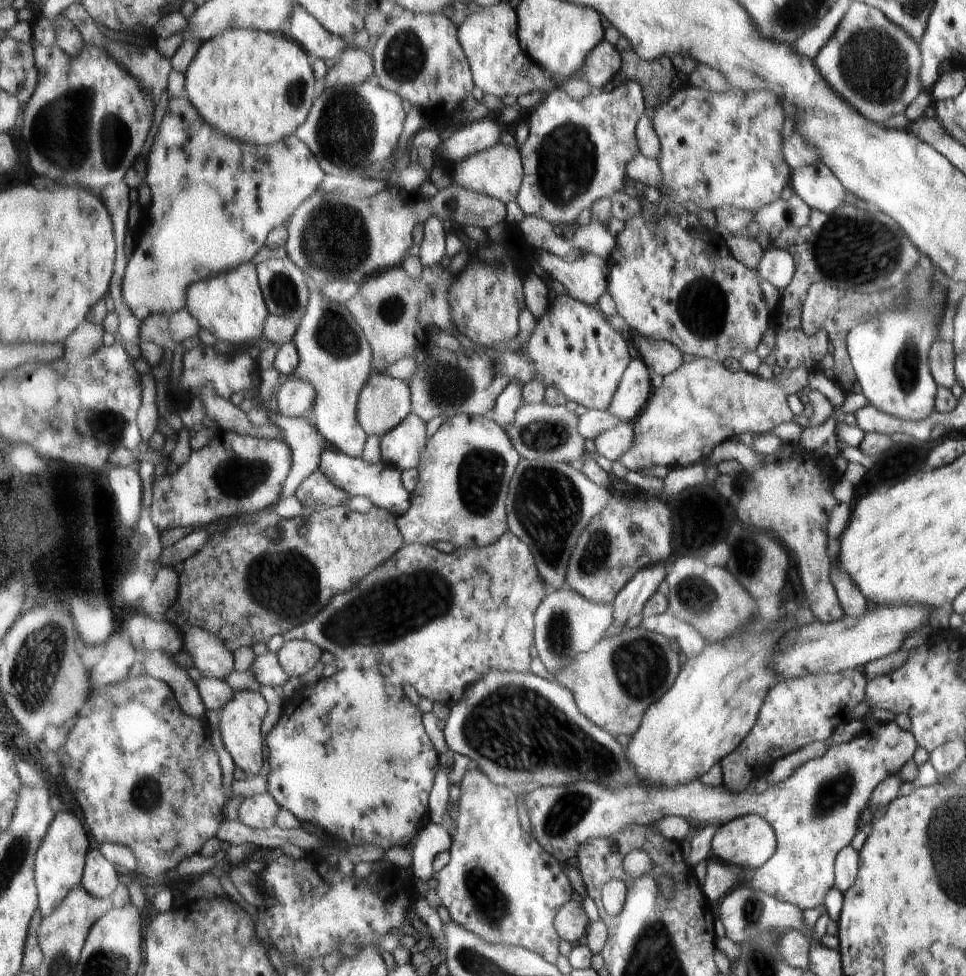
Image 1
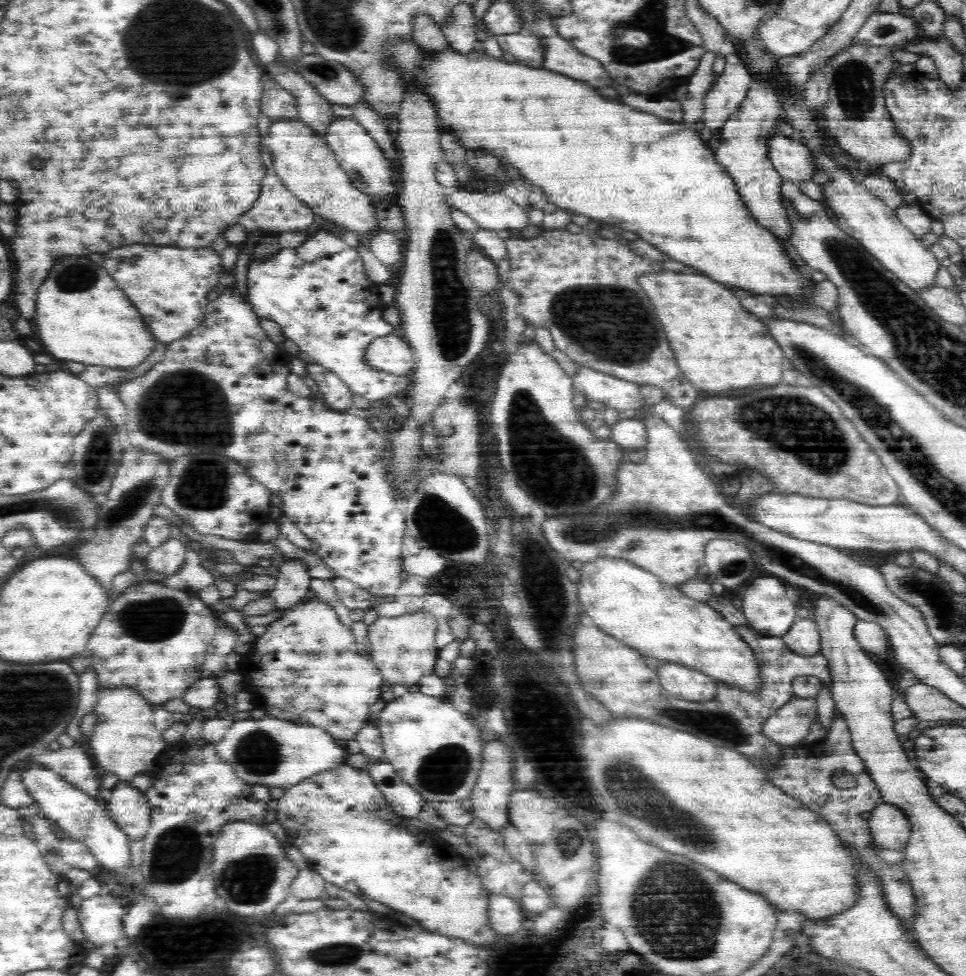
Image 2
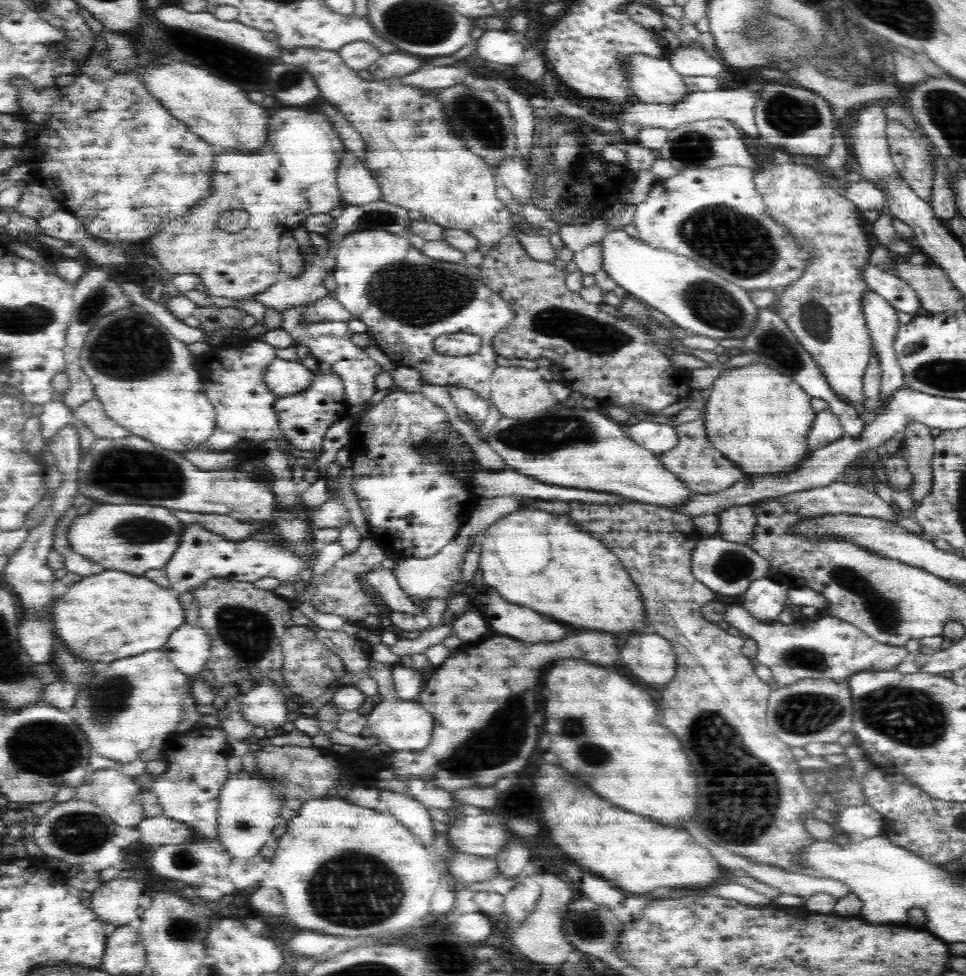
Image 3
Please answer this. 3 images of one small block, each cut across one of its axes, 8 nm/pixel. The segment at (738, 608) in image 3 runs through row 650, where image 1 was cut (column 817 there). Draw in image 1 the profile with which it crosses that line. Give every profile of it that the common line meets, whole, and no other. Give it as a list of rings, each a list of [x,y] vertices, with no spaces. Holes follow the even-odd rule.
[[[863,721],[864,728],[860,736],[850,741],[830,743],[826,754],[810,759],[798,767],[798,770],[783,783],[770,783],[762,794],[753,791],[753,787],[741,793],[733,793],[722,785],[706,786],[699,780],[687,785],[670,788],[648,788],[638,784],[636,780],[612,788],[612,785],[595,783],[594,781],[576,781],[572,784],[558,786],[533,786],[528,788],[525,799],[530,818],[531,831],[537,837],[542,848],[554,853],[559,861],[567,863],[576,858],[585,841],[605,837],[630,828],[630,826],[650,826],[658,824],[665,816],[692,818],[696,822],[724,824],[742,815],[763,816],[776,830],[777,850],[762,867],[750,873],[751,885],[764,891],[771,897],[791,904],[799,909],[822,909],[825,898],[835,886],[835,868],[838,854],[852,842],[860,826],[859,817],[868,808],[873,792],[884,780],[900,775],[902,768],[911,761],[918,740],[910,731],[898,727],[896,721],[885,724],[870,724]]]

